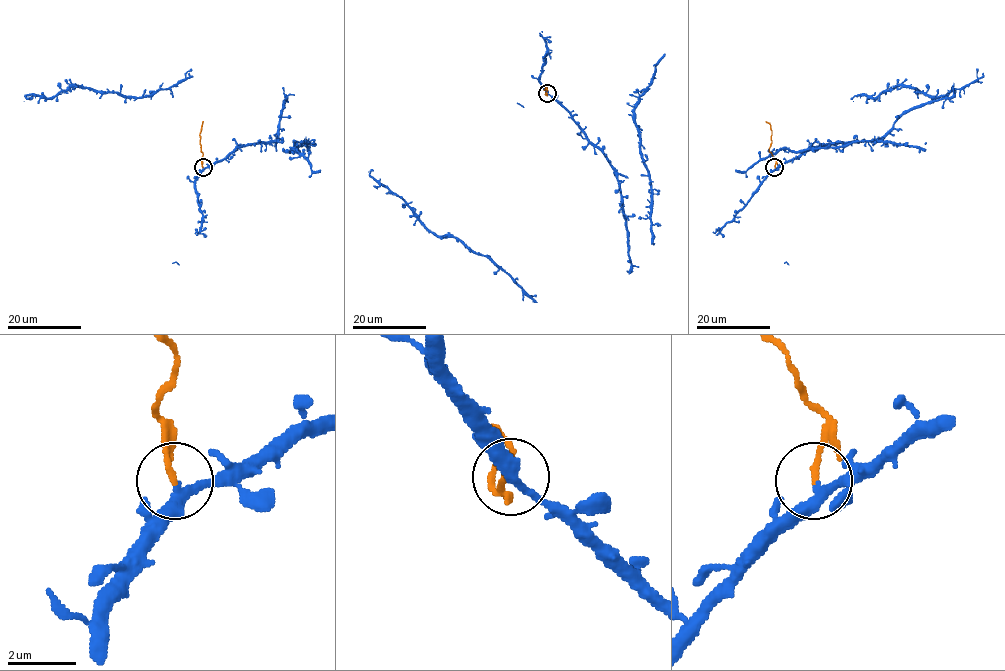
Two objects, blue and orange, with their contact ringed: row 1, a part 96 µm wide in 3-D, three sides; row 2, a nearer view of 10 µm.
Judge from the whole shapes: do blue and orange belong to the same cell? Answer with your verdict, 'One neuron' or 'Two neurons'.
Two neurons

